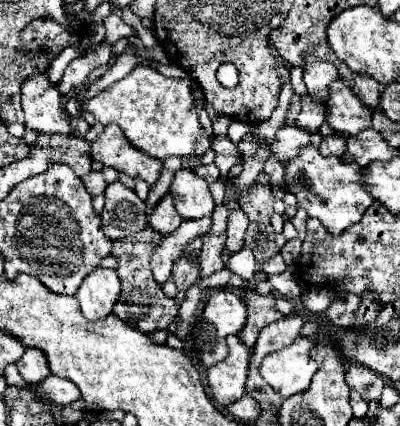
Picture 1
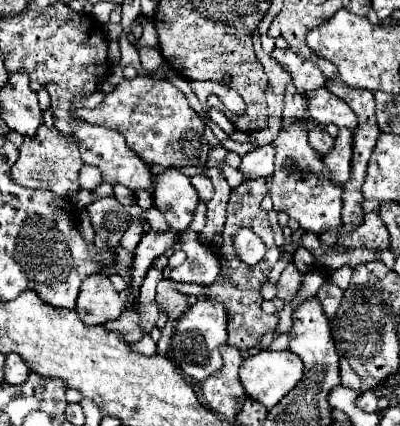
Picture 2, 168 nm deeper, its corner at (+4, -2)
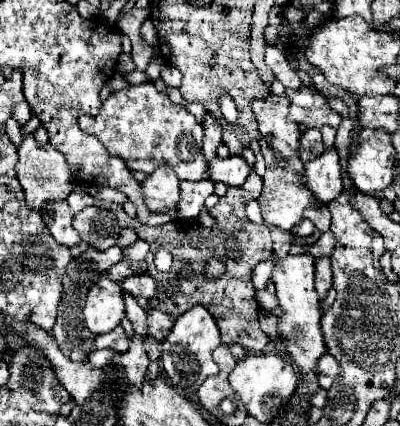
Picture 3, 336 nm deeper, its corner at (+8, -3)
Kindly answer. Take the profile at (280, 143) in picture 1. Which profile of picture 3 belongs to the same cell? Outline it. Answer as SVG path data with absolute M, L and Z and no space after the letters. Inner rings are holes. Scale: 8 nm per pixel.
M242 156L214 158L208 164L208 178L212 182L222 182L226 186L240 186L250 174L250 166Z

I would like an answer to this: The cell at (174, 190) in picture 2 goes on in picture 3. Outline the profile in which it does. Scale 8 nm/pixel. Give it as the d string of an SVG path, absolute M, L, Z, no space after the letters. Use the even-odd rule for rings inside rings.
M160 166L156 168L140 186L142 186L142 198L144 204L152 212L164 212L168 208L174 208L180 198L180 180L174 174L172 168Z

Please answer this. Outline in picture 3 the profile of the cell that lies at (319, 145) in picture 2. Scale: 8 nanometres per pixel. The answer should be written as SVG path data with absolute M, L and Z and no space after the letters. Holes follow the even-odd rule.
M308 128L302 132L300 136L300 160L308 162L318 158L324 152L324 144L322 144L322 134L316 128Z

